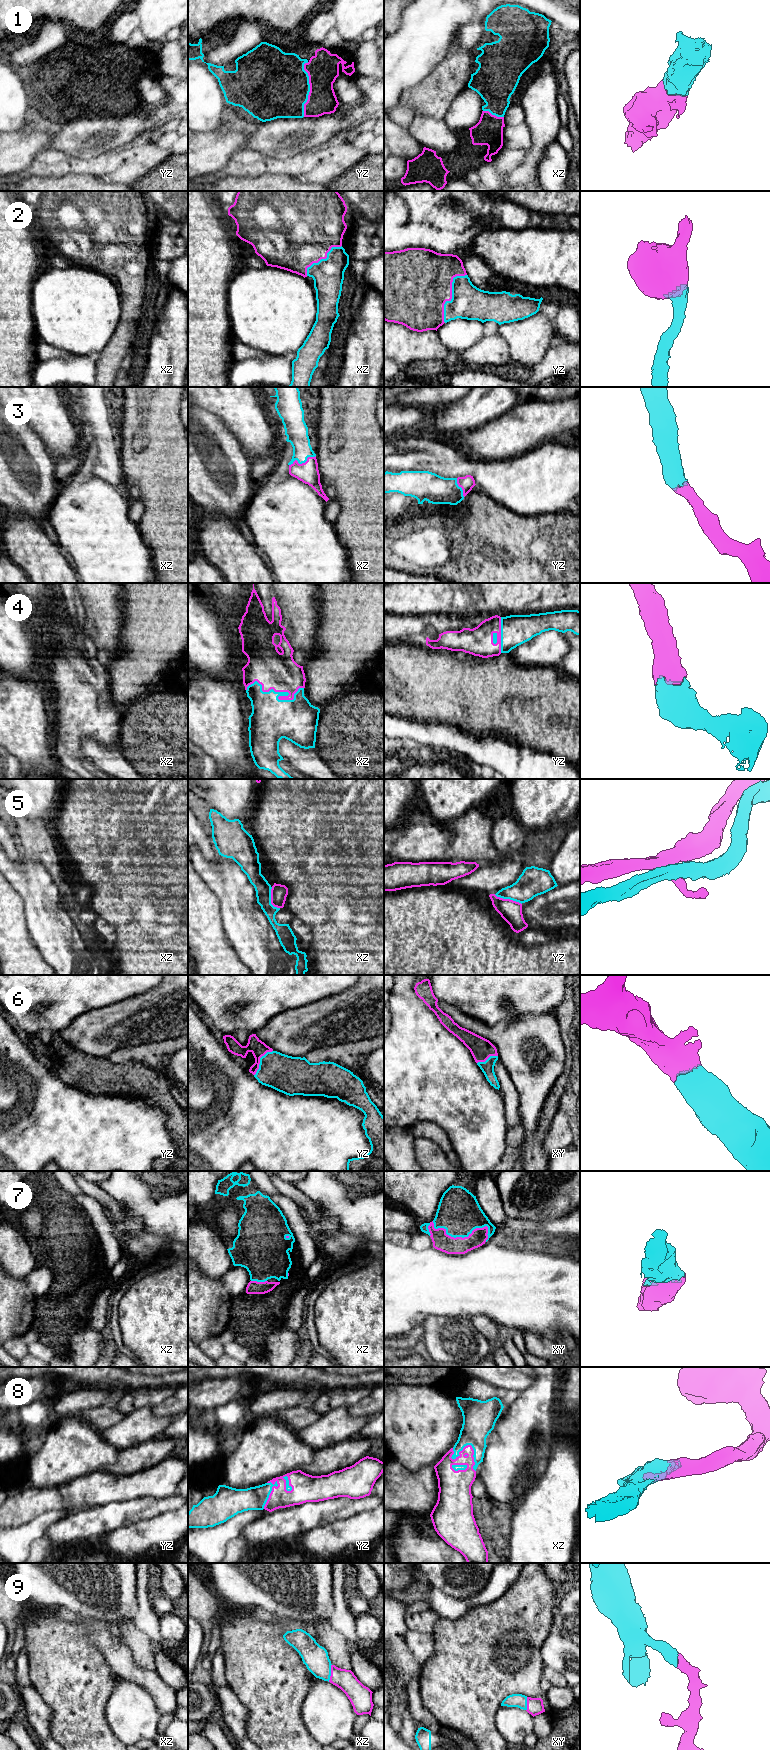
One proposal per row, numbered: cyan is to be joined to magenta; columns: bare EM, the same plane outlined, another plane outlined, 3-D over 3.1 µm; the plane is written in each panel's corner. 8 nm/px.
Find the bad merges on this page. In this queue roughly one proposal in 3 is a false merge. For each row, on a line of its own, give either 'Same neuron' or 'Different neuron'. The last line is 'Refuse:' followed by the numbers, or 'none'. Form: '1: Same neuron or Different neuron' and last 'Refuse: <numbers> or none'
1: Same neuron
2: Same neuron
3: Same neuron
4: Same neuron
5: Different neuron
6: Same neuron
7: Same neuron
8: Same neuron
9: Same neuron
Refuse: 5

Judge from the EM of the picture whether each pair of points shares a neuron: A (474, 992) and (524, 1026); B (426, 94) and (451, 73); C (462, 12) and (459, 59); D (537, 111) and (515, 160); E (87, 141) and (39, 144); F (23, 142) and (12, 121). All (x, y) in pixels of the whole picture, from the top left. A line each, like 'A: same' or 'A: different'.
A: different
B: same
C: different
D: different
E: different
F: different

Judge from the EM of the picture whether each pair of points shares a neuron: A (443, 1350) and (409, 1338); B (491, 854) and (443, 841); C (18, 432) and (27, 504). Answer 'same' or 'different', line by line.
A: different
B: same
C: same

